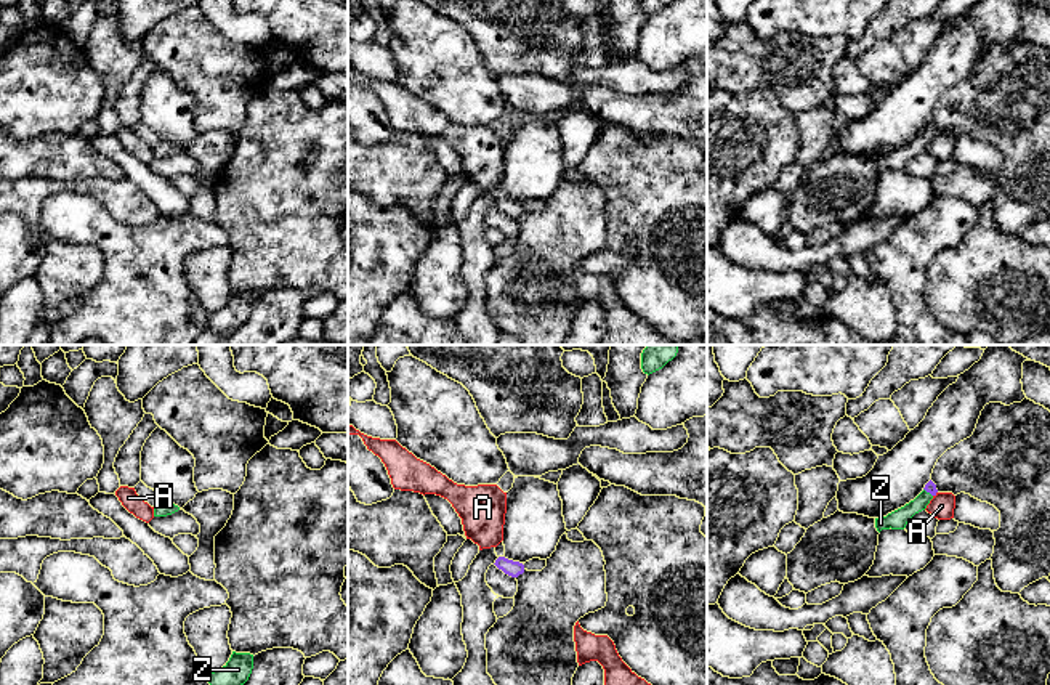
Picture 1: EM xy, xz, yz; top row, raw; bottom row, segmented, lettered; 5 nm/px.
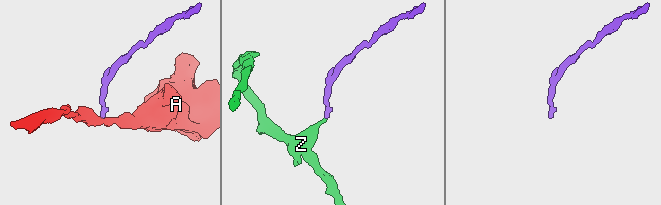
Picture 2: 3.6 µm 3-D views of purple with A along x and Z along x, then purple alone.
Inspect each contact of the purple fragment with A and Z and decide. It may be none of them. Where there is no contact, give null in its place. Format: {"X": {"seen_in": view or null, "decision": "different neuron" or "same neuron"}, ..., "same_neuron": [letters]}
{"A": {"seen_in": "yz", "decision": "different neuron"}, "Z": {"seen_in": "yz", "decision": "same neuron"}, "same_neuron": ["Z"]}

